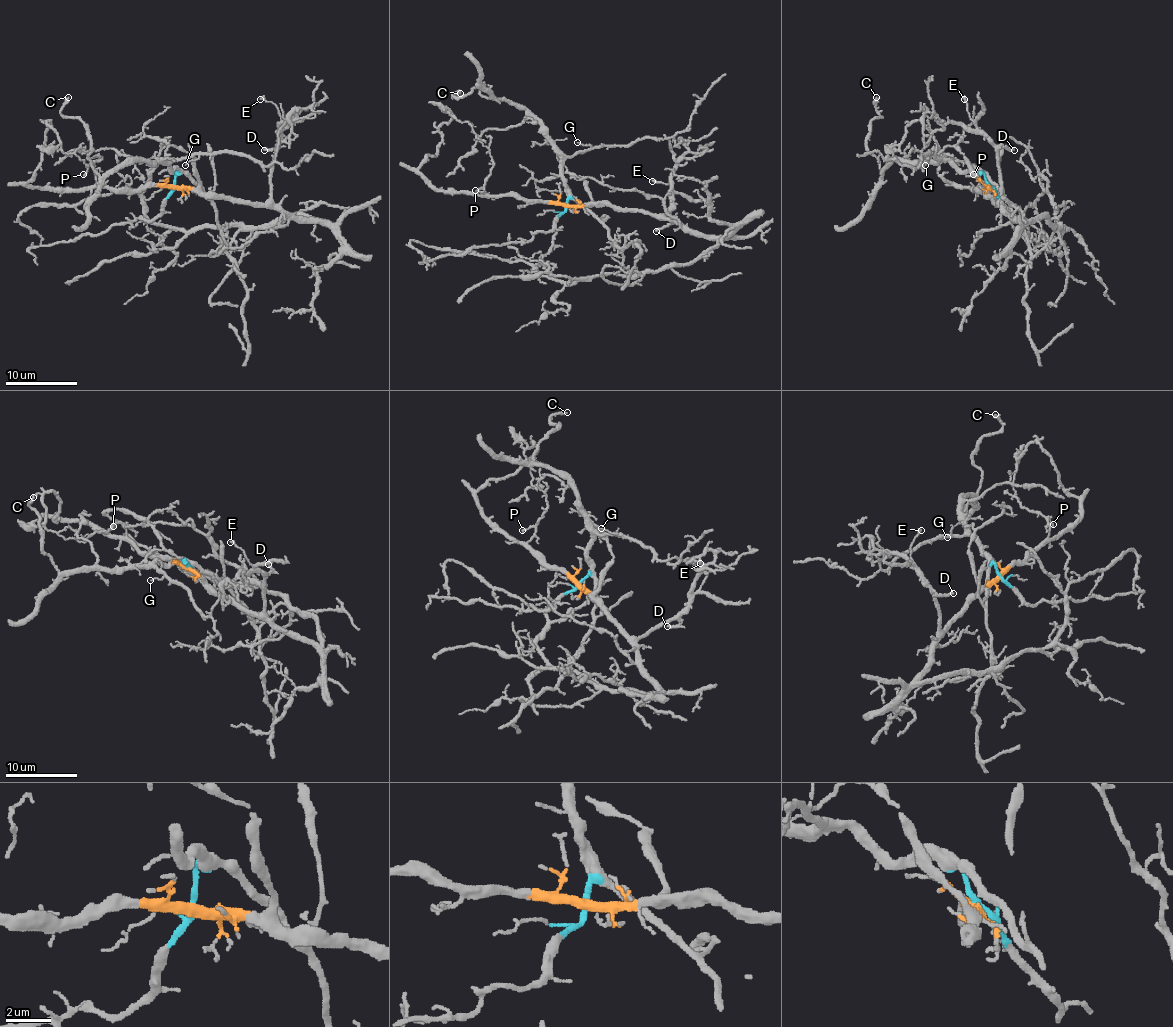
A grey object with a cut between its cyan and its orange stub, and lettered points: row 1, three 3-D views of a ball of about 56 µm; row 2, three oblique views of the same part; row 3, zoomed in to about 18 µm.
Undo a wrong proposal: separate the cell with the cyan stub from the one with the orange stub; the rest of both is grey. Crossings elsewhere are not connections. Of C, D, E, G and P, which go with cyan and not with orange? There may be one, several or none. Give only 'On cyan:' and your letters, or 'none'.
On cyan: C, G

